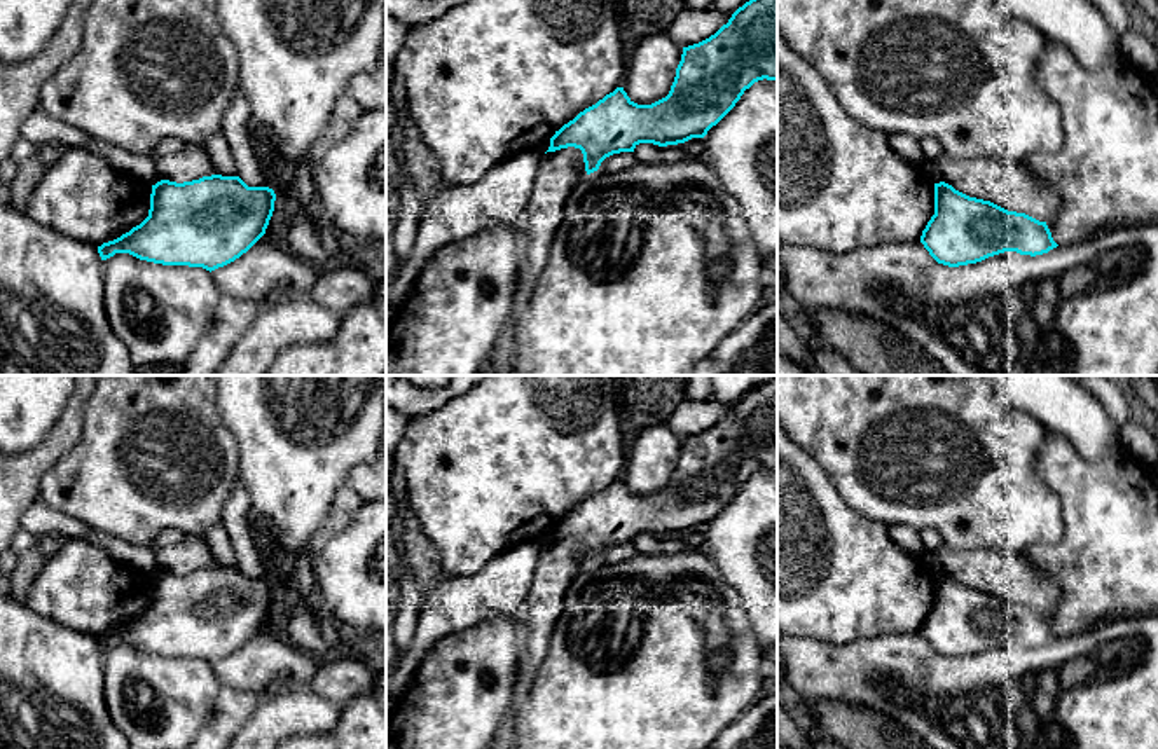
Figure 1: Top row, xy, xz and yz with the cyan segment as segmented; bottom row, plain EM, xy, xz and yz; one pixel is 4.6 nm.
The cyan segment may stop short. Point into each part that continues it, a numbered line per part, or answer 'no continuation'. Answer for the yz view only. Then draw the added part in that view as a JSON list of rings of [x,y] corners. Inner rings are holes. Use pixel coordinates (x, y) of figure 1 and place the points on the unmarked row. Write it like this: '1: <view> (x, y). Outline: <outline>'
no continuation

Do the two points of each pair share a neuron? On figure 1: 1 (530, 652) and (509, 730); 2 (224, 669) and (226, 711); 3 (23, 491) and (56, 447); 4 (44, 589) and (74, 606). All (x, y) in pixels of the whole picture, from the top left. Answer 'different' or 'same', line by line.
1: same
2: different
3: same
4: same

